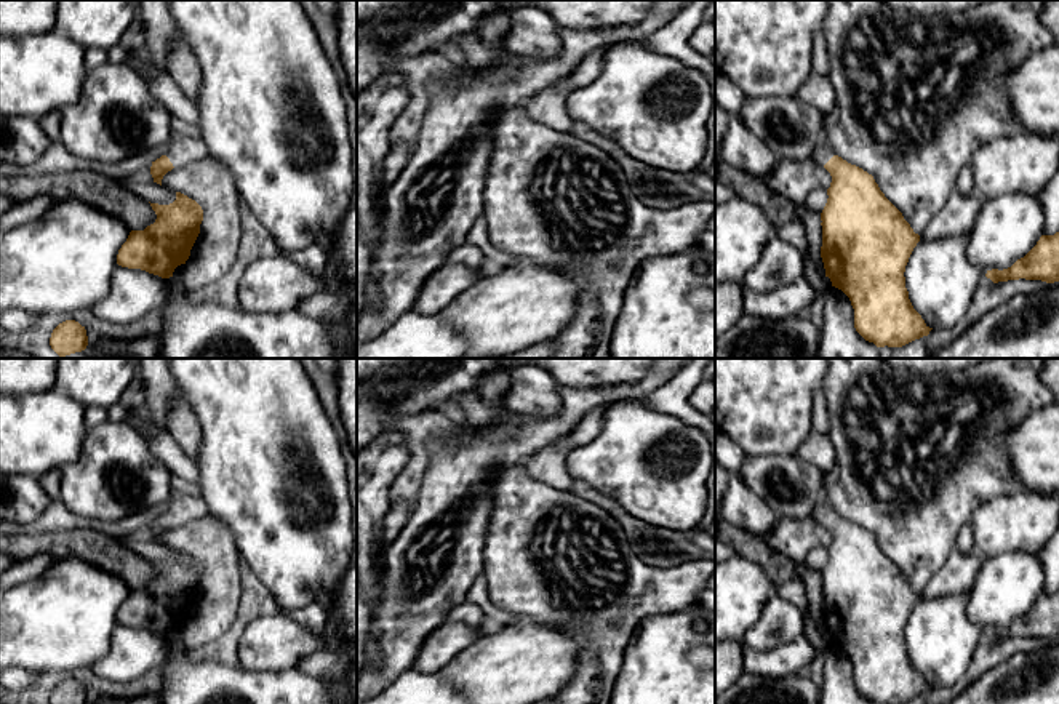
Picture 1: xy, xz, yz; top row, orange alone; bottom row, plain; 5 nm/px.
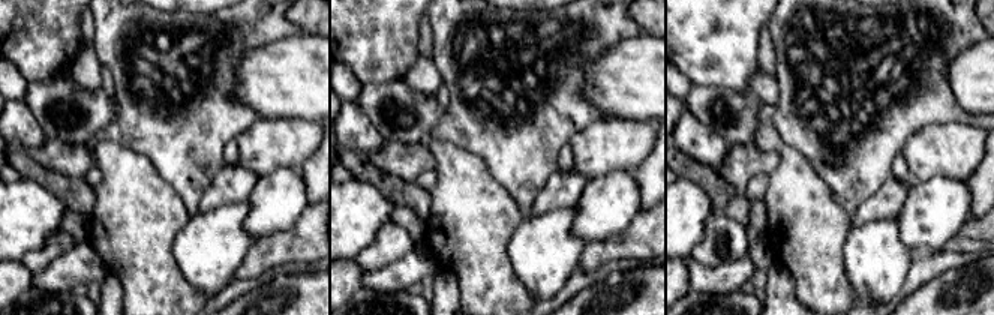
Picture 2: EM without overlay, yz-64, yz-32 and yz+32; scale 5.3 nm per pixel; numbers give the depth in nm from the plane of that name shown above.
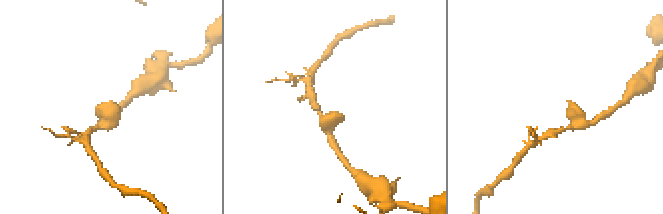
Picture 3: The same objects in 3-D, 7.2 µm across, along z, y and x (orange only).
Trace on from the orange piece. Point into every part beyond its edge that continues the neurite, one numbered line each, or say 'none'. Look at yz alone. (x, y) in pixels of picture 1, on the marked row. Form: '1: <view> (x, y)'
1: yz (823, 154)

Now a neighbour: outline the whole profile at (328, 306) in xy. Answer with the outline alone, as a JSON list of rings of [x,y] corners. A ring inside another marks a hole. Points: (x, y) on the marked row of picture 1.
[[[323,291],[301,301],[296,310],[312,318],[346,323],[354,304],[355,301],[341,291]]]

